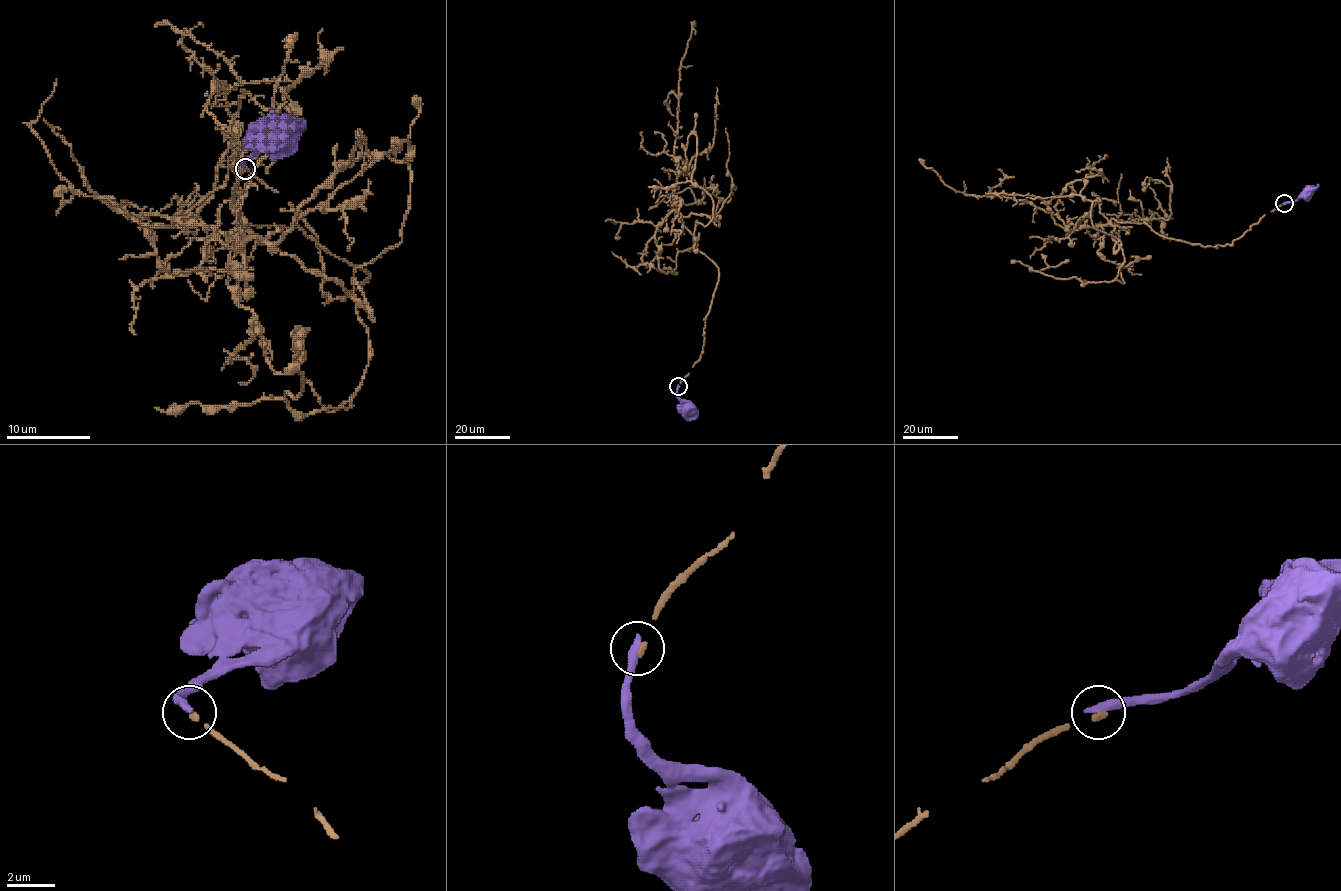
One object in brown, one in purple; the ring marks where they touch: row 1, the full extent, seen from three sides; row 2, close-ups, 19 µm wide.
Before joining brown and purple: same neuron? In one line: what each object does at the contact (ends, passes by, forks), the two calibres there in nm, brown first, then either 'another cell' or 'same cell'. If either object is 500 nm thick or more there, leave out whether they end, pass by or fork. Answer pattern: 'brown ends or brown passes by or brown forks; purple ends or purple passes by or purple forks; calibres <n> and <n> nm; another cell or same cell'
brown ends; purple ends; calibres 240 and 400 nm; another cell

